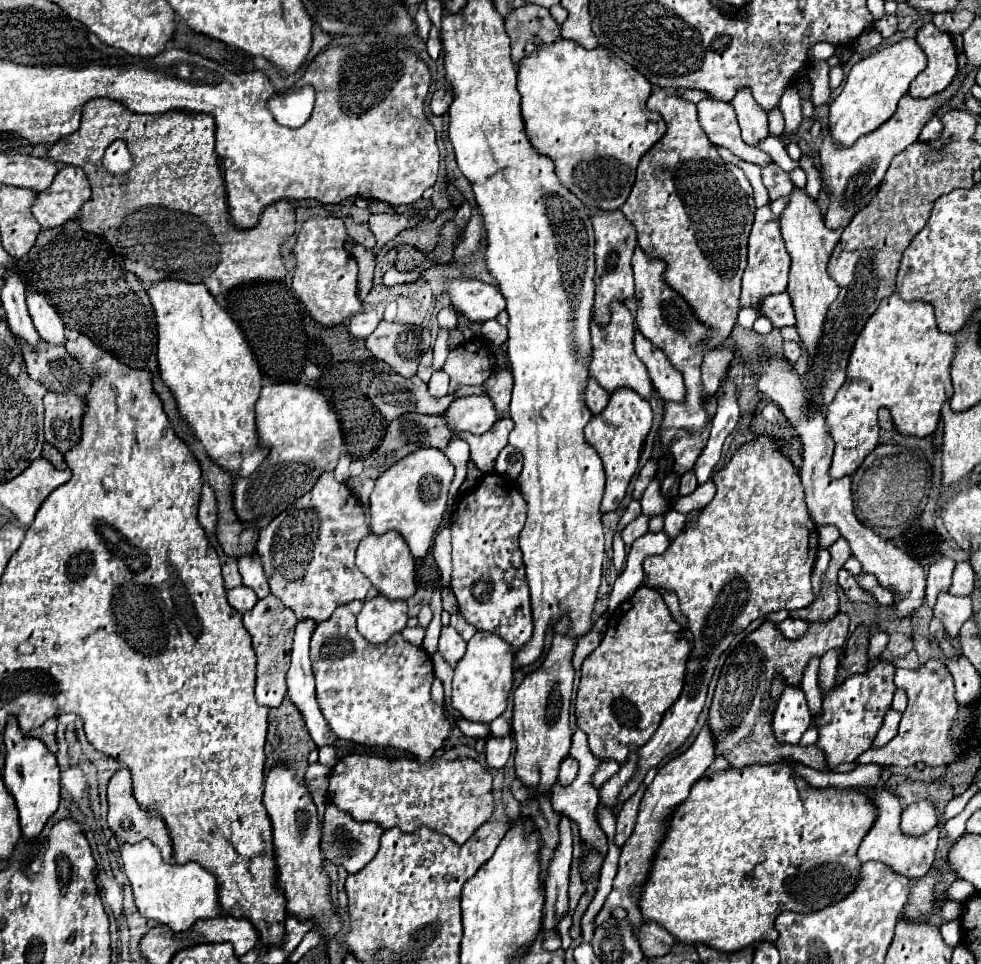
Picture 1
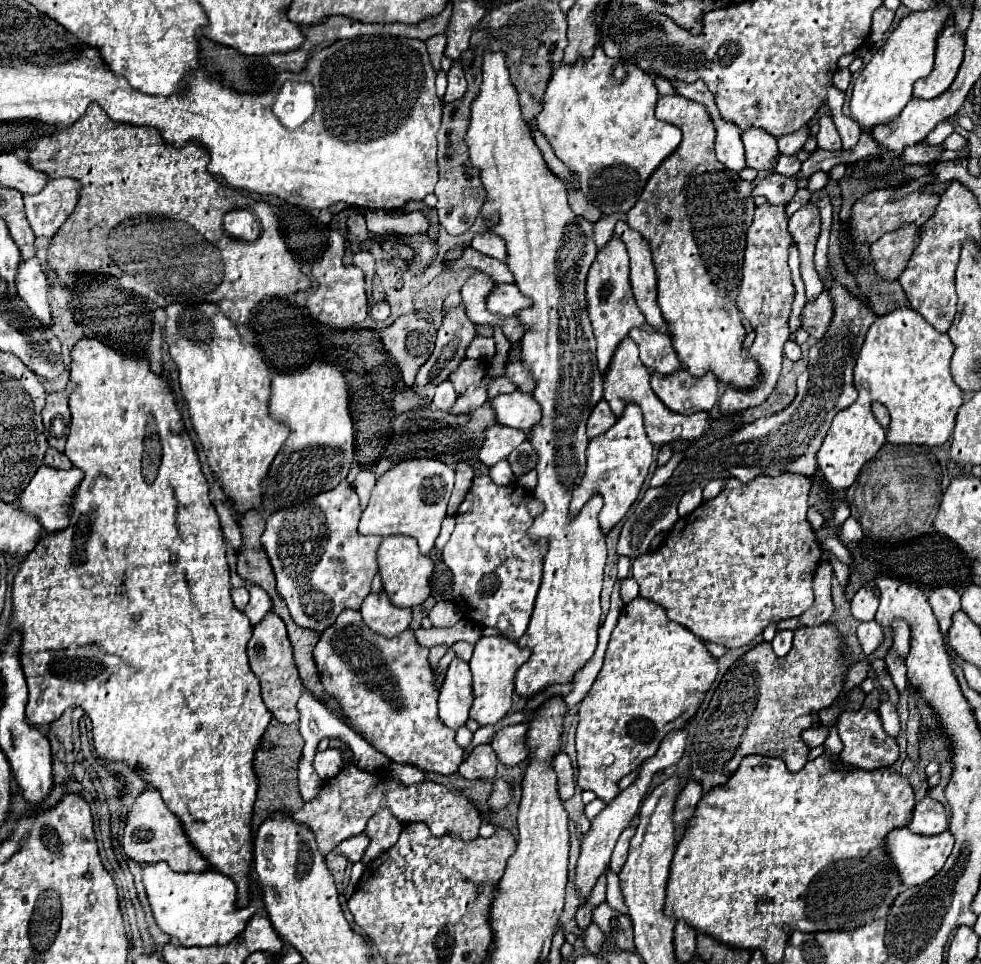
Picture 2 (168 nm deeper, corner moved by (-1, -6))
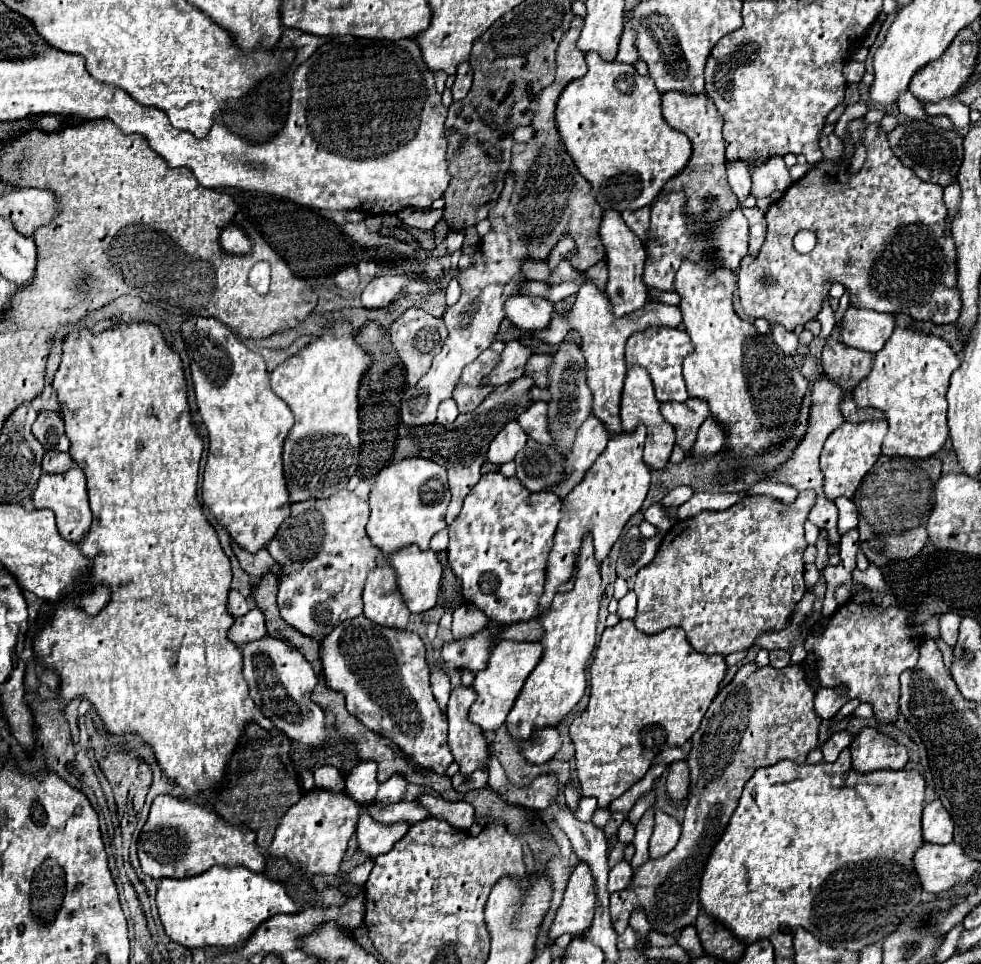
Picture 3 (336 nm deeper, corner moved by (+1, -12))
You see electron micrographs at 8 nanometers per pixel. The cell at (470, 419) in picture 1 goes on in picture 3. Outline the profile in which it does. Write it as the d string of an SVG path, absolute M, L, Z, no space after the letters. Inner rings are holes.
M536 401L528 411L522 413L522 417L518 417L518 423L528 433L530 439L548 443L548 445L556 443L548 429L548 403L546 401Z

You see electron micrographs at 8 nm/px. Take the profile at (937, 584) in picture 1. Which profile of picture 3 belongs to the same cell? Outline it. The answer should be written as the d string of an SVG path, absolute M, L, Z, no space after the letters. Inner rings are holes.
M944 613L944 615L940 615L940 631L942 631L942 641L946 645L950 645L950 647L956 645L958 627L960 627L960 617L956 613Z

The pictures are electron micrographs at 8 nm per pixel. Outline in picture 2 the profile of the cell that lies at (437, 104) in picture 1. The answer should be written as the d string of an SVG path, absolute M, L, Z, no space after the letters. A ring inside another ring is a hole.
M460 63L452 65L452 69L448 71L448 87L446 87L446 93L444 93L444 103L454 103L458 101L462 95L466 93L466 79L464 79L464 73L462 73L462 67Z

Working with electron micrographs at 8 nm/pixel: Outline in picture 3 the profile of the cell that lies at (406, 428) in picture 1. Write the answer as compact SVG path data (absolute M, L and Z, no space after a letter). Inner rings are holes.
M532 355L526 365L528 377L524 375L508 385L496 387L494 393L490 393L472 413L458 415L458 419L452 425L424 425L418 429L408 429L408 427L400 425L394 461L406 459L406 457L426 457L444 467L452 467L456 463L470 463L472 459L476 459L478 455L488 451L490 441L506 423L514 421L518 415L522 415L522 411L526 411L534 403L534 399L528 395L530 389L534 387L534 381L538 387L548 387L546 373L548 373L550 365L552 365L552 355Z

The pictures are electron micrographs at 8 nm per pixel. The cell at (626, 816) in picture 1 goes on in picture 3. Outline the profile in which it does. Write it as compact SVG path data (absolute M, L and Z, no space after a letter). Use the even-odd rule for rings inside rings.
M620 861L614 869L610 869L610 879L608 879L608 893L622 891L628 887L632 881L632 867L626 861Z

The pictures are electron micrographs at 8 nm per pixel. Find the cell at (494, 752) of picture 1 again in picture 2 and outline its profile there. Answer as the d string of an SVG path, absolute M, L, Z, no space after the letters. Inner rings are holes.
M520 723L520 725L510 725L510 727L504 727L492 741L492 749L494 753L498 755L498 761L502 765L508 765L508 767L514 767L518 765L520 761L526 759L526 745L524 745L524 739L526 739L526 729L528 725L526 723Z

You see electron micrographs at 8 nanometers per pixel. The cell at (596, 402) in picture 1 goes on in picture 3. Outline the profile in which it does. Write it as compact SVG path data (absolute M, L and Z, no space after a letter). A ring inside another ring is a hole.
M590 415L576 433L572 451L566 461L566 479L560 485L552 485L546 490L563 499L584 479L586 471L592 467L598 455L606 449L608 439L610 439L610 433L606 431L606 427L596 417Z

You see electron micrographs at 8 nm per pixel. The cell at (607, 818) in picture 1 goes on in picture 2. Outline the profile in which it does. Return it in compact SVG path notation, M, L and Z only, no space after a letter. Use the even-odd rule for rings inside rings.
M636 597L624 605L620 619L612 631L604 665L580 703L578 727L576 727L576 751L578 751L578 785L590 789L602 801L612 801L618 795L618 779L636 771L636 767L652 757L666 733L684 727L692 719L704 699L704 693L712 685L718 669L714 657L706 651L704 643L686 627L668 619L666 609L650 599Z

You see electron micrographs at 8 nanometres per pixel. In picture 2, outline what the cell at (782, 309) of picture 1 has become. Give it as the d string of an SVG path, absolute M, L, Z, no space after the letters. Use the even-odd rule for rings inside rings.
M822 291L818 299L808 301L800 315L802 329L808 331L810 337L814 339L822 339L830 319L832 319L832 301L830 301L830 295L826 295L826 291Z

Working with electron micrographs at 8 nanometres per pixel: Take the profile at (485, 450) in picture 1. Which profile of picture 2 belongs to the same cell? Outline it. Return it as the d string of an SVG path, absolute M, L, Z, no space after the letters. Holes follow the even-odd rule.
M504 425L488 427L484 435L484 443L478 451L478 459L484 465L494 467L498 461L506 459L522 441L526 441L526 433L520 429L510 429Z

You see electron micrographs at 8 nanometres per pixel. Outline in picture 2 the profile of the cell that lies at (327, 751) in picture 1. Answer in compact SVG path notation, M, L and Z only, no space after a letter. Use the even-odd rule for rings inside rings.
M326 749L322 753L316 753L314 757L314 771L324 781L332 779L332 775L336 775L342 769L342 765L344 765L344 759L338 749Z

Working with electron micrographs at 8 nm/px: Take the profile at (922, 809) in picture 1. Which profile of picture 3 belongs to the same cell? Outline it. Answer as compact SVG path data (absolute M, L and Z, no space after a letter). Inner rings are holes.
M938 799L924 807L922 831L924 831L924 841L926 843L946 845L946 843L952 841L952 837L954 837L954 821L952 821L950 813L944 809L944 805Z

